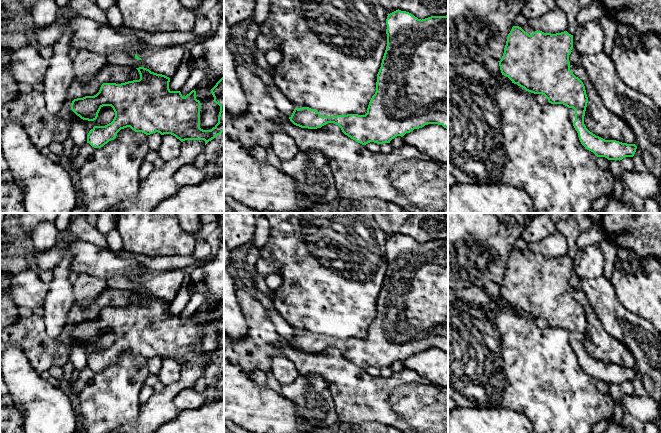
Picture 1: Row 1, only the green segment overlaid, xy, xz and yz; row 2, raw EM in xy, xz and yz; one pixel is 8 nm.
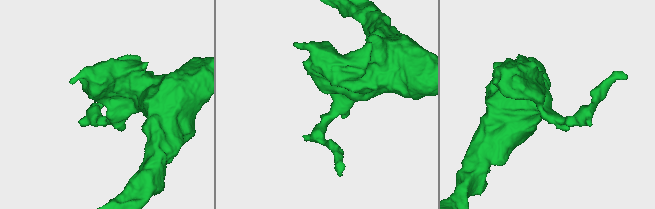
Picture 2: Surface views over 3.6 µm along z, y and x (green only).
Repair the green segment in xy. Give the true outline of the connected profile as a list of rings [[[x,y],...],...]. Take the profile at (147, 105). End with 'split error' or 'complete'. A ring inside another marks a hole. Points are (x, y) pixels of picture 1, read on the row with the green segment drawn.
[[[144,67],[136,68],[140,74],[139,80],[121,84],[103,83],[99,92],[94,96],[85,96],[74,99],[71,110],[83,120],[94,121],[103,106],[111,106],[115,112],[113,121],[105,126],[94,126],[87,135],[87,143],[94,148],[101,148],[109,141],[114,140],[117,133],[130,127],[135,132],[146,135],[153,133],[171,134],[181,142],[185,140],[204,140],[205,145],[224,131],[224,76],[211,89],[214,102],[220,106],[218,123],[211,130],[200,128],[201,103],[196,99],[196,91],[192,90],[185,97],[180,91],[169,89],[170,78],[151,72]]] | complete

